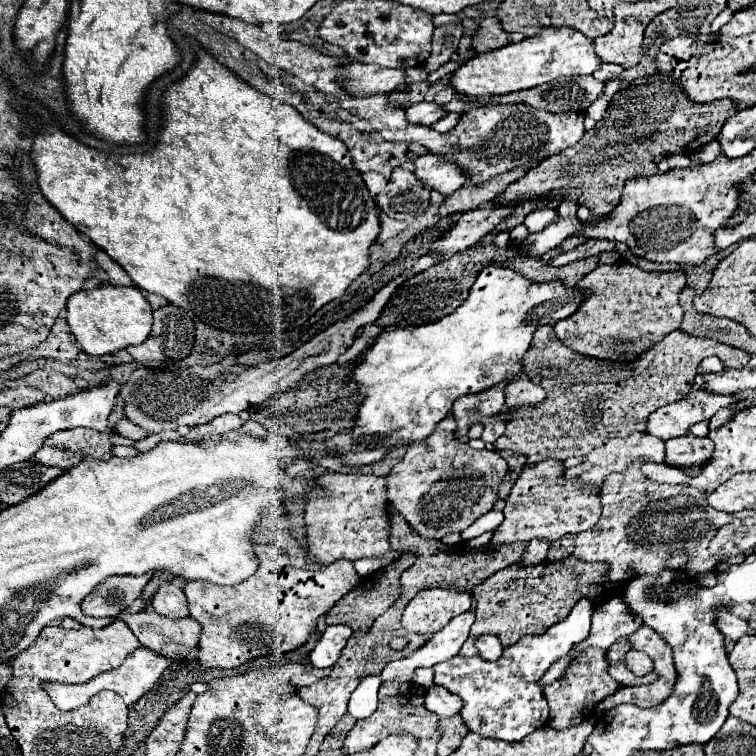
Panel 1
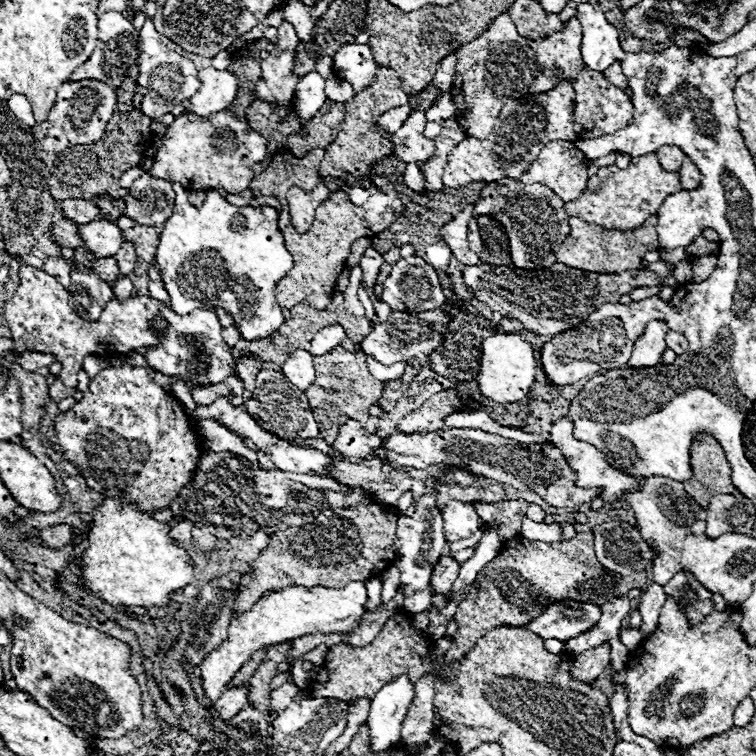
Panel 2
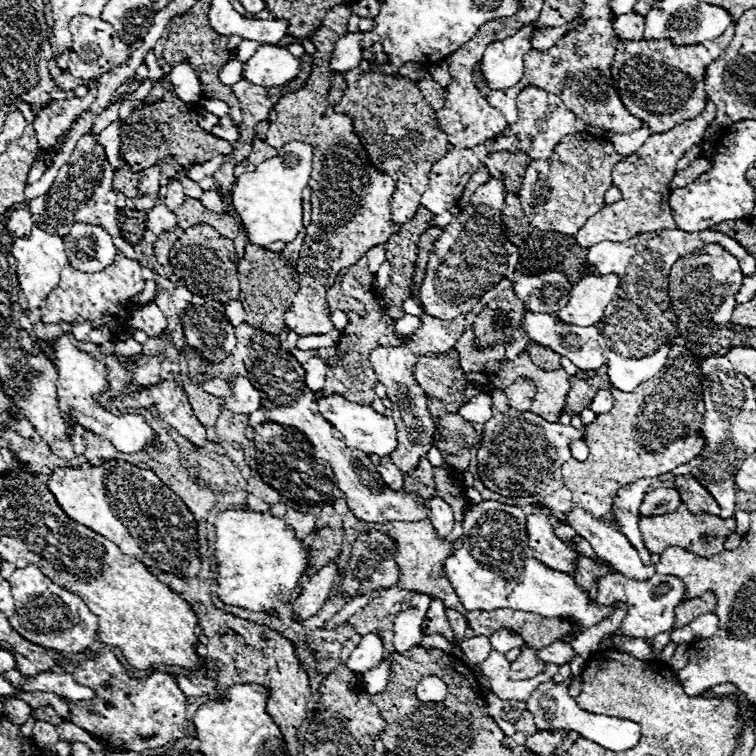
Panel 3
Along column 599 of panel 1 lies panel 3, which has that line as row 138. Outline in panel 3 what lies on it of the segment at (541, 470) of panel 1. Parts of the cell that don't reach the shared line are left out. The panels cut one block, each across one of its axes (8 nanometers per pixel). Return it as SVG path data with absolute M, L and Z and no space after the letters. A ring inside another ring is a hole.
M500 136L500 138L494 138L494 140L486 140L486 142L482 142L482 144L474 146L474 148L468 148L468 150L458 150L458 148L450 150L442 160L438 160L432 166L432 170L428 174L430 182L428 182L426 192L422 194L420 204L424 208L428 208L432 214L442 214L446 210L452 210L458 204L458 200L460 200L462 192L464 192L464 186L466 186L470 174L474 174L480 166L482 156L490 156L494 152L516 152L518 150L518 142L520 140L516 136Z

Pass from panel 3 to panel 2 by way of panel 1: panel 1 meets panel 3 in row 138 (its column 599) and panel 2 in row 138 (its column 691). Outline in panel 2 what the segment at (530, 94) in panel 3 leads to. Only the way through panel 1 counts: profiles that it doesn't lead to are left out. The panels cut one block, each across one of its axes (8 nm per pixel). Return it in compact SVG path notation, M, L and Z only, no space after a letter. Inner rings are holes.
M570 82L558 84L552 92L528 94L504 104L498 114L498 122L486 140L466 136L466 140L454 146L454 150L448 154L448 162L444 168L444 186L460 188L470 182L496 182L500 178L522 176L528 164L536 160L536 156L550 140L574 142L578 138L572 130L572 116L574 90Z

